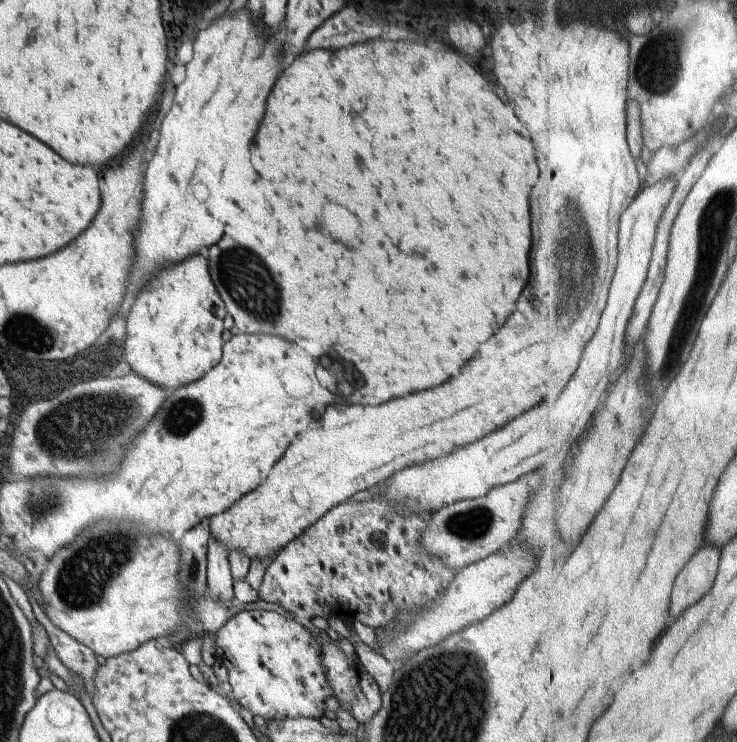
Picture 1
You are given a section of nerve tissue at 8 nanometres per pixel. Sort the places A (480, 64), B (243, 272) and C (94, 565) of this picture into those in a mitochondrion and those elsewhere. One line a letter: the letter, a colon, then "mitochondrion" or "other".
A: other
B: mitochondrion
C: mitochondrion

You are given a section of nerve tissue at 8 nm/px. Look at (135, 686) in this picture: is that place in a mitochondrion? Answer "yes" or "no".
no

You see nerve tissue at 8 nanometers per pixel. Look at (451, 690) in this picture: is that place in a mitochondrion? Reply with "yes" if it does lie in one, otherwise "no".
yes

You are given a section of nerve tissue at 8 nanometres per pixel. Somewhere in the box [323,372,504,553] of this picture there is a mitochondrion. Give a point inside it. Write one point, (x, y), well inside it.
(472, 523)

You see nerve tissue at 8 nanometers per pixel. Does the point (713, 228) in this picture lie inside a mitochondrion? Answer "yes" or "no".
yes

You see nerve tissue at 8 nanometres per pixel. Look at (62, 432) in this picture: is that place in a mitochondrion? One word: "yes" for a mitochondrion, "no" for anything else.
yes

